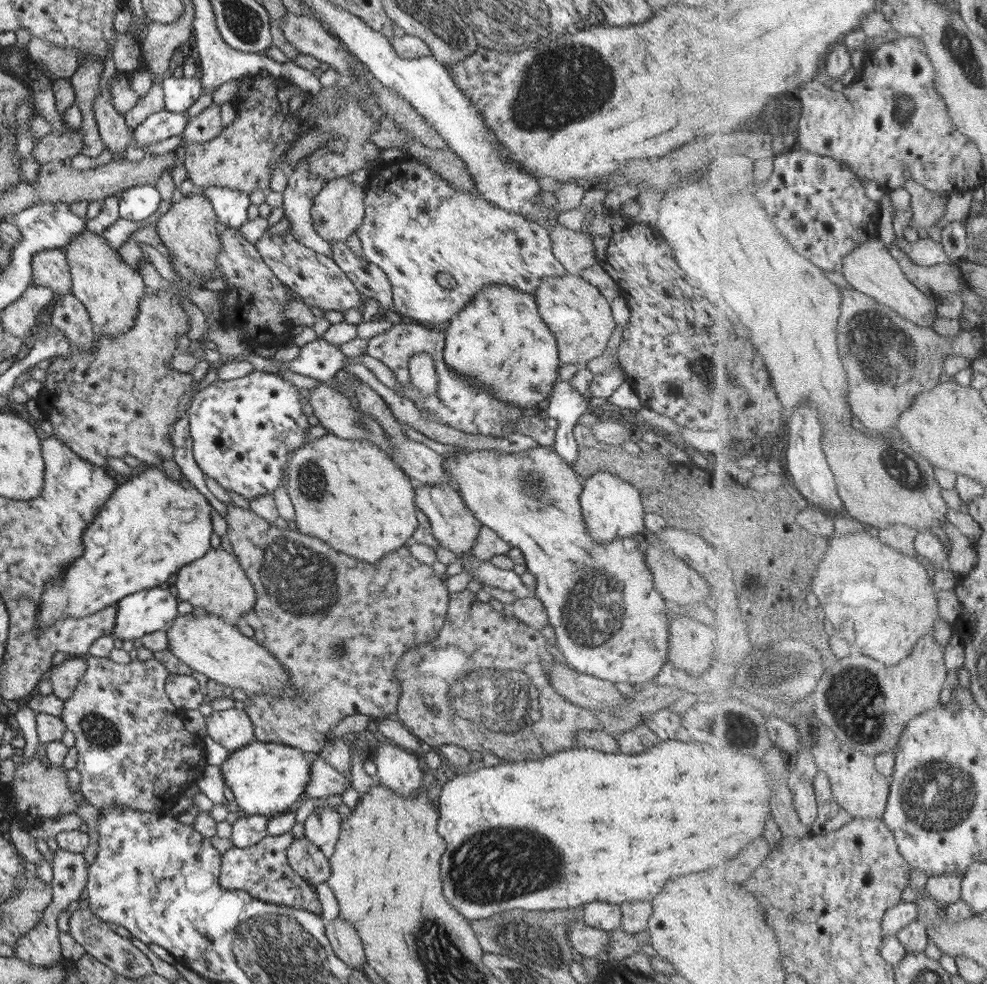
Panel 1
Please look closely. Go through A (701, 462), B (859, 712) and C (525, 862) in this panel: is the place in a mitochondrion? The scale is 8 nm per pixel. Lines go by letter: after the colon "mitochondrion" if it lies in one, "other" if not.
A: other
B: mitochondrion
C: mitochondrion

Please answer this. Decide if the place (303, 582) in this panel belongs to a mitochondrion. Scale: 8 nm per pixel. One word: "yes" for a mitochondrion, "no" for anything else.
yes

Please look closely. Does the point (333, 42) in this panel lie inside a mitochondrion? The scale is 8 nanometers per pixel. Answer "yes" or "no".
no

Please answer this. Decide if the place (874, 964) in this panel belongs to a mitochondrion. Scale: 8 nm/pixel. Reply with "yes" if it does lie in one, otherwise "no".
no

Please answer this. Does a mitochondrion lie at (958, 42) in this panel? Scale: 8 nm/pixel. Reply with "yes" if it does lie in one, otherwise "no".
yes

